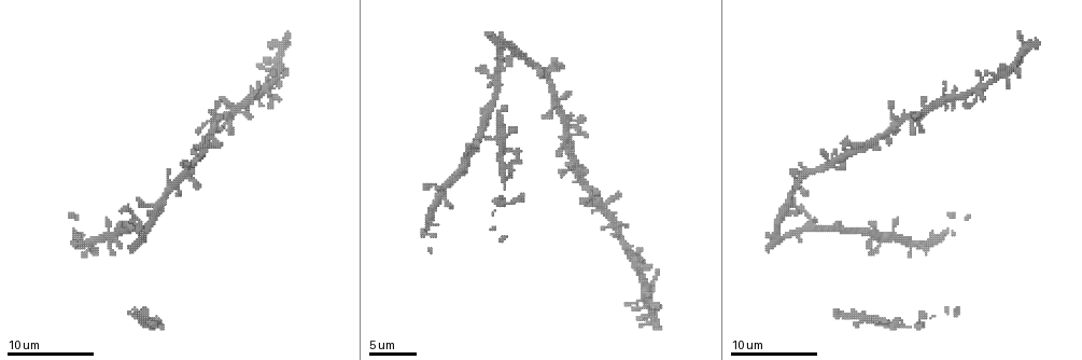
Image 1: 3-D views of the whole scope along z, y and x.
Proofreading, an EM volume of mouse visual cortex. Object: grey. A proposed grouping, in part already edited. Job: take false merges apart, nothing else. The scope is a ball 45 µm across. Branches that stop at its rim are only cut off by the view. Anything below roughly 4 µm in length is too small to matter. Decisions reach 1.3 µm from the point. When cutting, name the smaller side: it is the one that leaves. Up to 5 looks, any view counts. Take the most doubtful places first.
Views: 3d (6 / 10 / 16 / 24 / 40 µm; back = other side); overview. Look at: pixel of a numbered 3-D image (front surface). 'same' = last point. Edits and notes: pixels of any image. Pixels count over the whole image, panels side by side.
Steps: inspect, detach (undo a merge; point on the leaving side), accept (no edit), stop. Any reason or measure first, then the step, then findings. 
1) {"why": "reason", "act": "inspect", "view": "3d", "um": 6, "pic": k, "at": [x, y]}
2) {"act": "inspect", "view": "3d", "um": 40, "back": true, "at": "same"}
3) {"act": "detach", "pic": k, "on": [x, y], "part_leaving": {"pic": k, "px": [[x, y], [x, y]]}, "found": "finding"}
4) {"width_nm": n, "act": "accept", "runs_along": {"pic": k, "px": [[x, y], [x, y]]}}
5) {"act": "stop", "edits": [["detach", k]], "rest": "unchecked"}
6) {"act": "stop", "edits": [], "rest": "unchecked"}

{"act": "inspect", "view": "3d", "um": 16, "pic": 1, "at": [880, 244]}

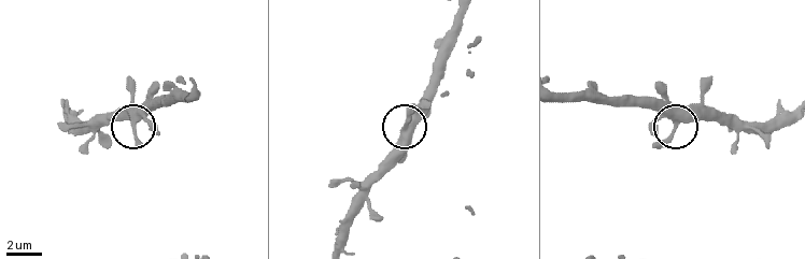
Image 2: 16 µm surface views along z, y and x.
{"act": "accept", "runs_along": {"pic": 2, "px": [[559, 100], [646, 100], [676, 124], [709, 88]]}, "found": "continuous, no second neuron"}

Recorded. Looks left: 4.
{"why": "looks like a crossing", "act": "inspect", "view": "3d", "um": 6, "pic": 1, "at": [811, 224]}

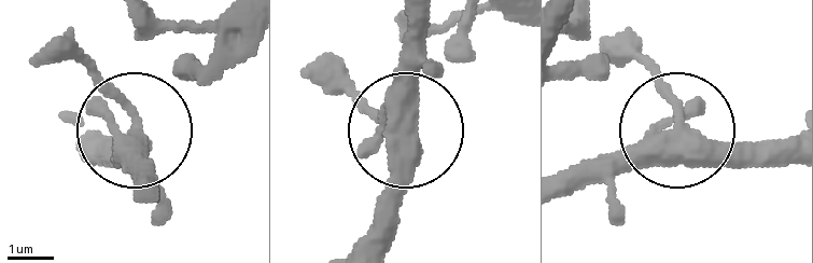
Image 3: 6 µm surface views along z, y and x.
{"arms": 4, "act": "accept", "runs_along": {"pic": 3, "px": [[568, 193], [614, 178], [669, 128], [669, 93], [630, 51]]}, "found": "one neuron here"}

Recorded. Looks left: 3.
{"why": "small branch off a trunk", "act": "inspect", "view": "3d", "um": 16, "pic": 1, "at": [213, 121]}

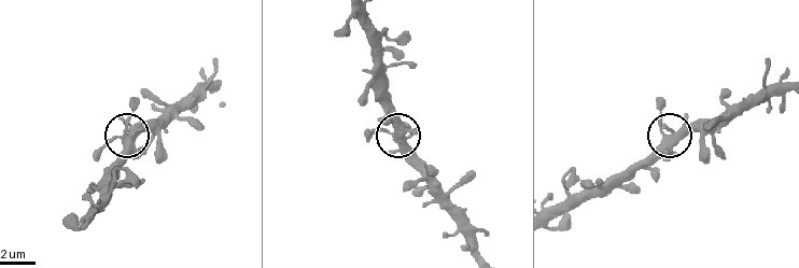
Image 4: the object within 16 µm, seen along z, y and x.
{"act": "inspect", "view": "3d", "um": 16, "back": true, "pic": 4, "at": [665, 135]}

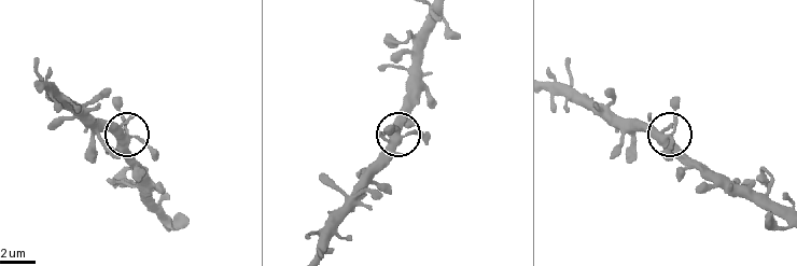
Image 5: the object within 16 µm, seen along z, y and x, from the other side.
{"arms": 5, "act": "accept", "found": "all the same neuron"}

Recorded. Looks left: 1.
{"act": "stop", "edits": [], "rest": "unchecked"}

